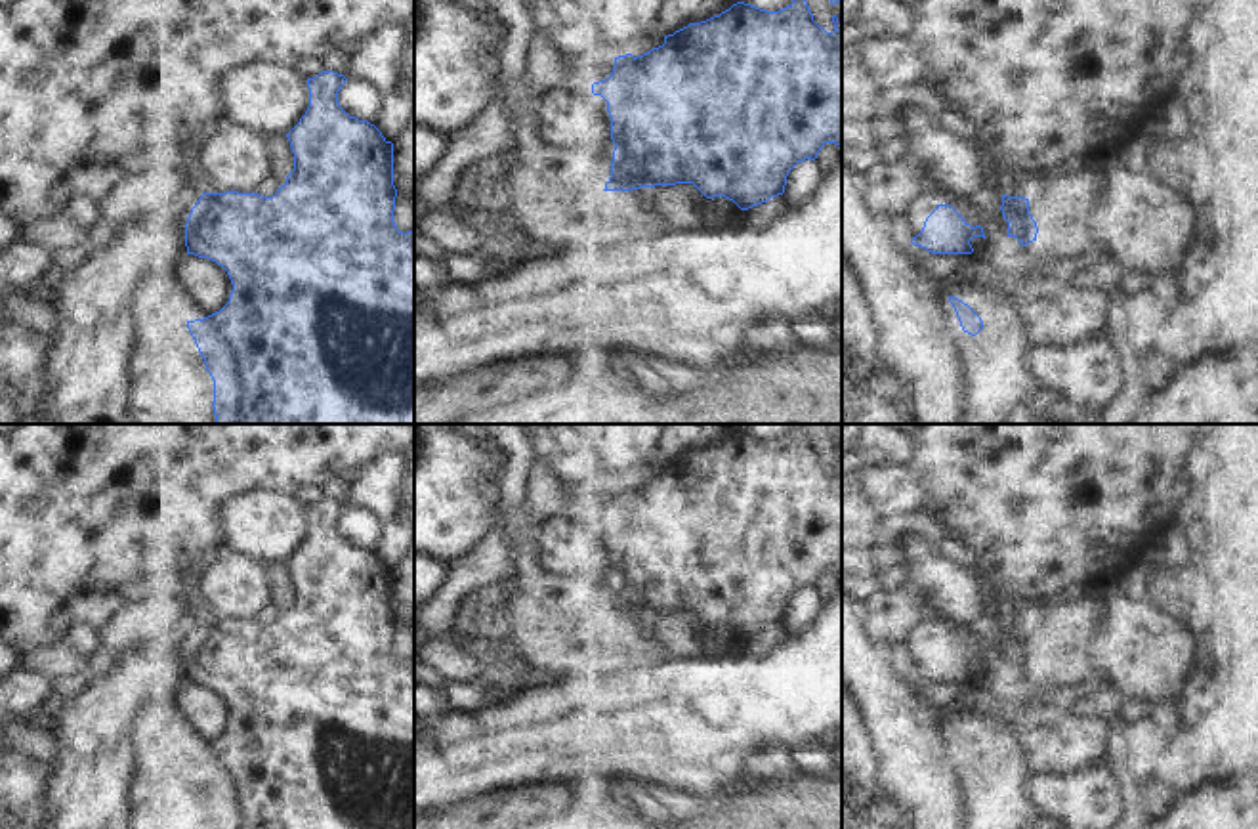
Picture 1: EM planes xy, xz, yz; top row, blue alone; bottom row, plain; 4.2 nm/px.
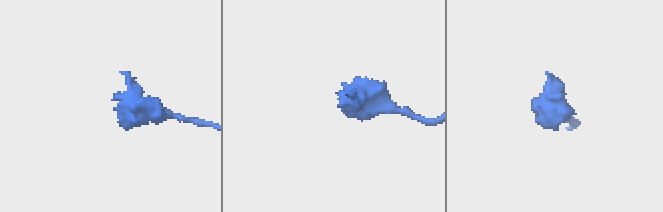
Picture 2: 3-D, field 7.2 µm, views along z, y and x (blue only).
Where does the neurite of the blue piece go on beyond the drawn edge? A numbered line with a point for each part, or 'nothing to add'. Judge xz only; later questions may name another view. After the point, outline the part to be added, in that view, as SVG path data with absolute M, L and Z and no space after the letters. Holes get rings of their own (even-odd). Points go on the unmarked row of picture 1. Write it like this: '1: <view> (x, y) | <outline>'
1: xz (558, 497) | M535 478L538 510L546 512L594 512L611 504L615 483L556 483Z

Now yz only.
1: yz (913, 650) | M930 617L928 623L916 628L905 646L899 651L899 663L907 669L912 669L924 655L926 646L937 636L933 627L933 619Z

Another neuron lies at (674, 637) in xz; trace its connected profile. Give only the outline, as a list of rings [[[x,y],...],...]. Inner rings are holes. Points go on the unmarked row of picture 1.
[[[693,611],[603,619],[603,625],[609,634],[638,646],[649,657],[687,661],[702,653],[704,623]]]

